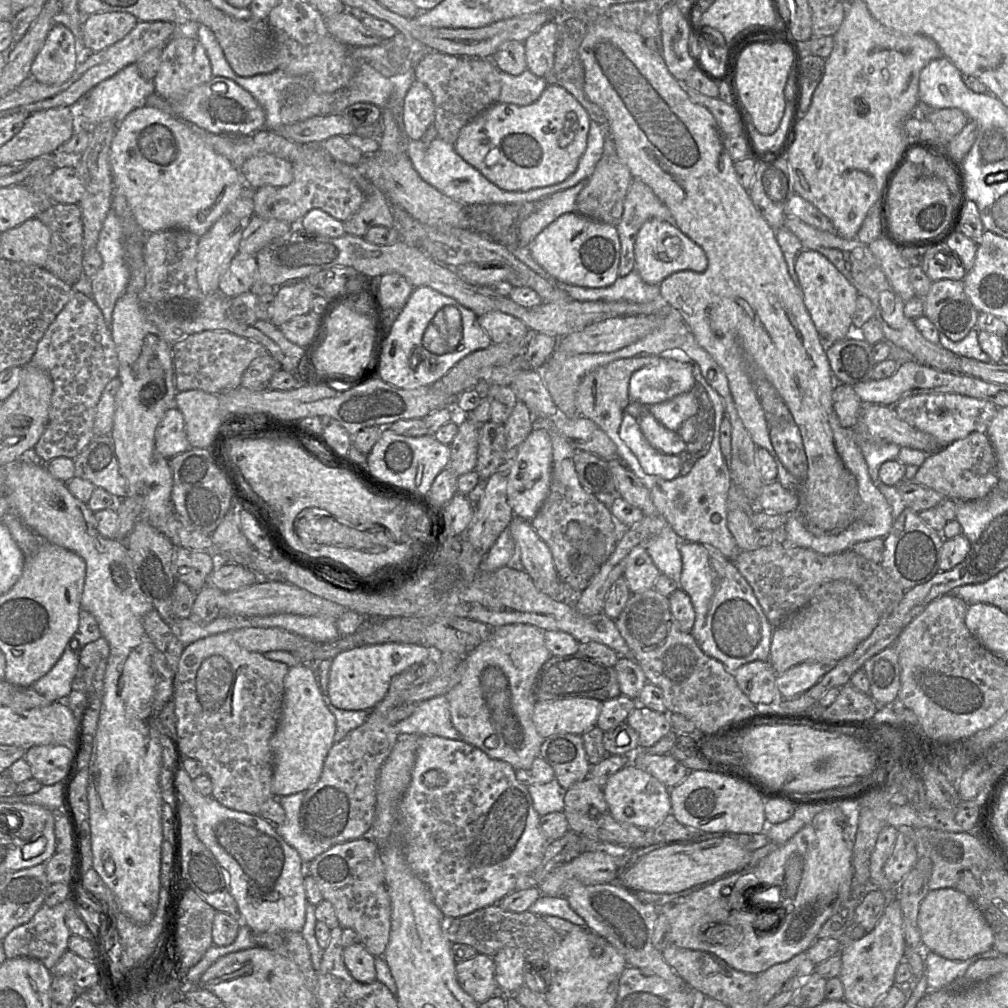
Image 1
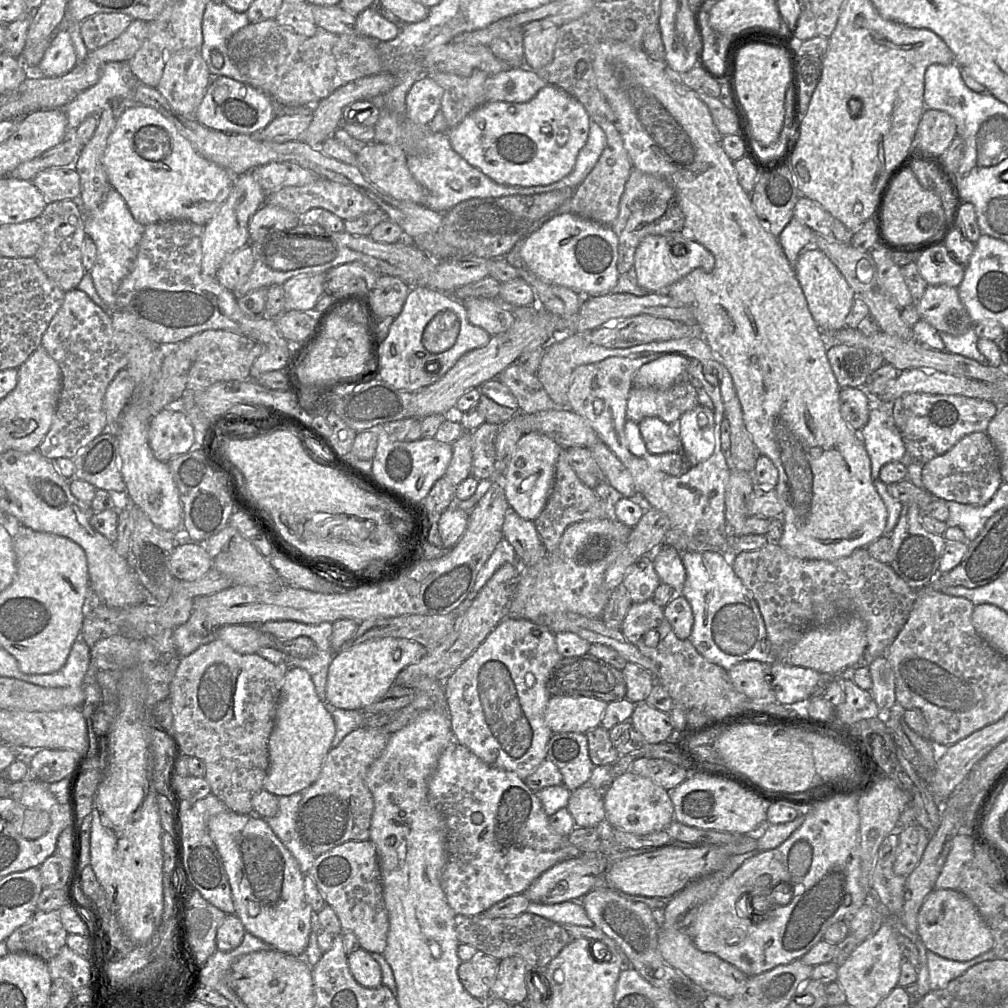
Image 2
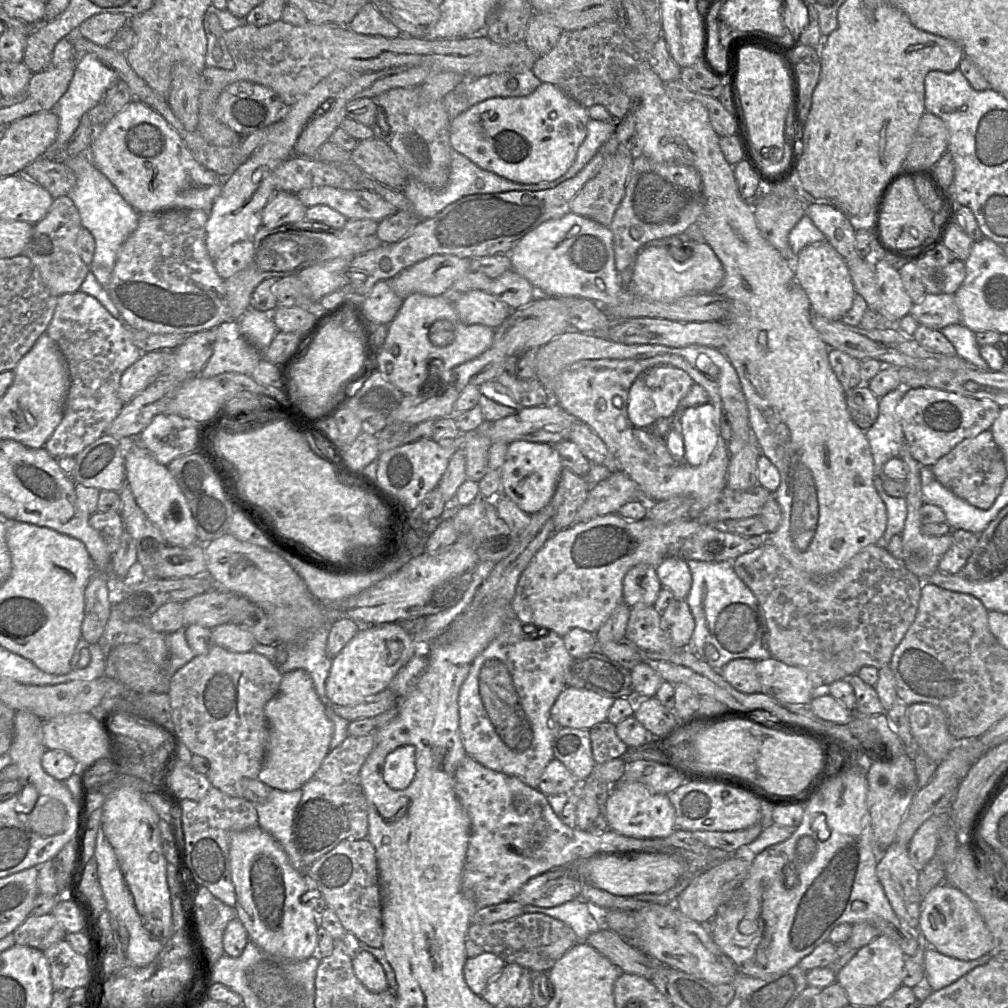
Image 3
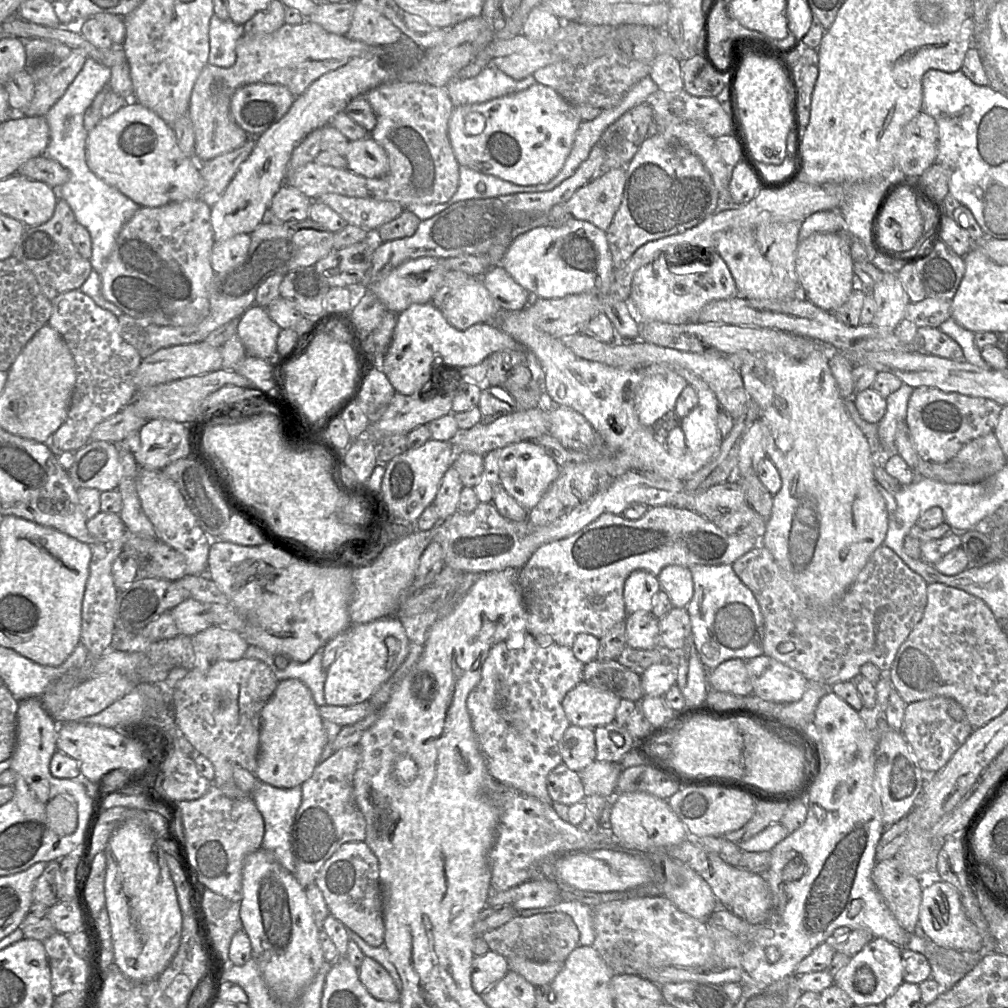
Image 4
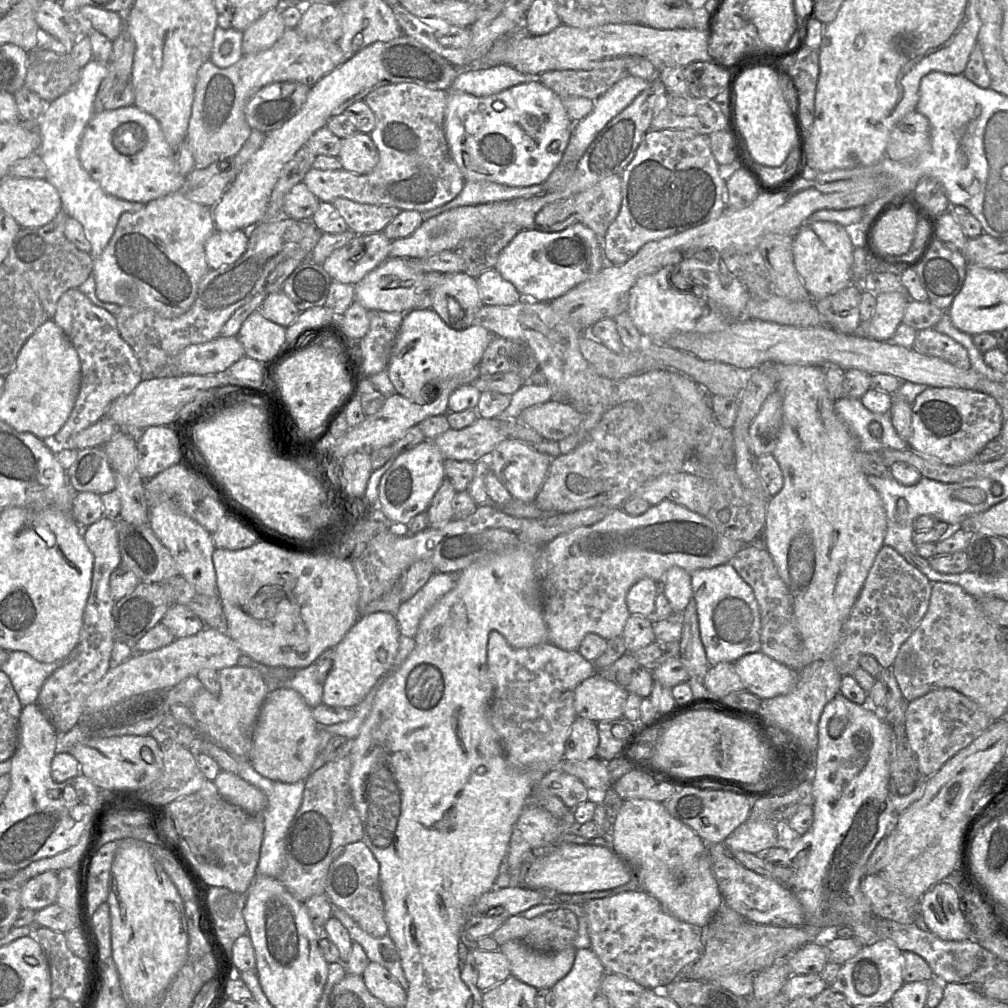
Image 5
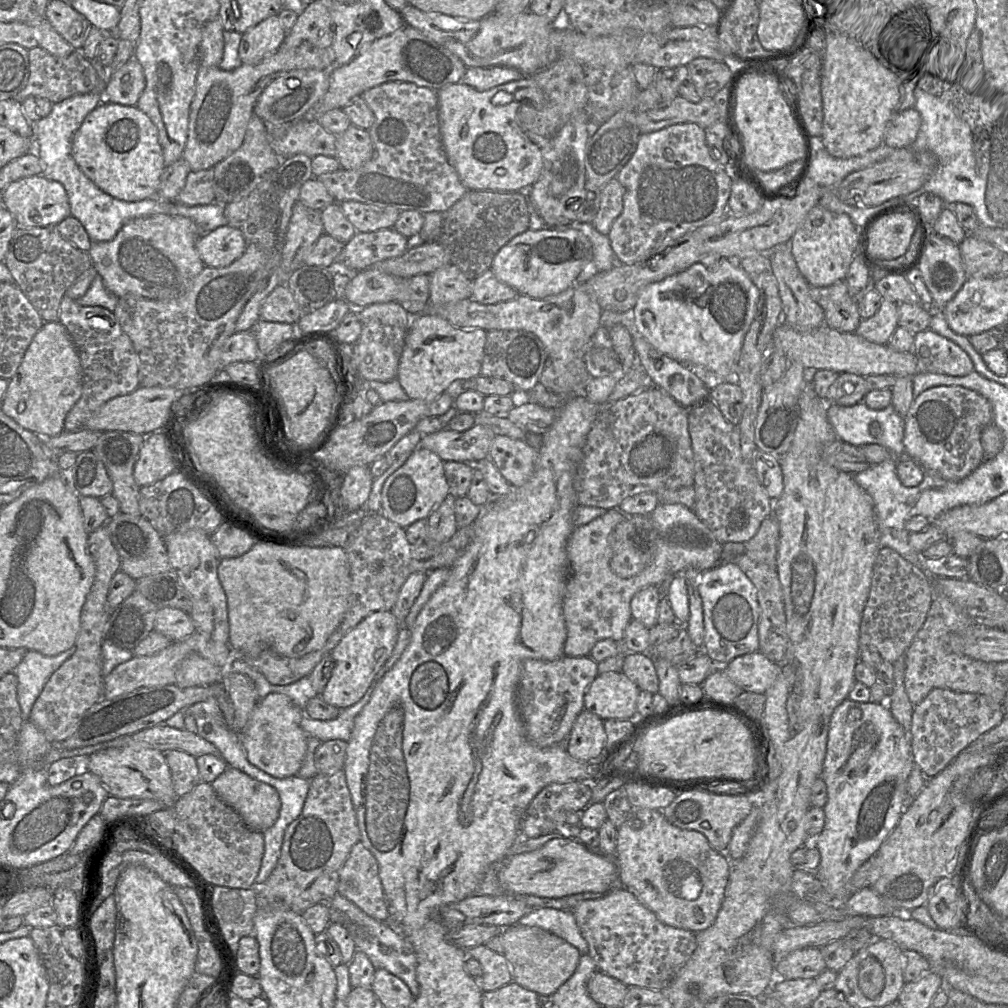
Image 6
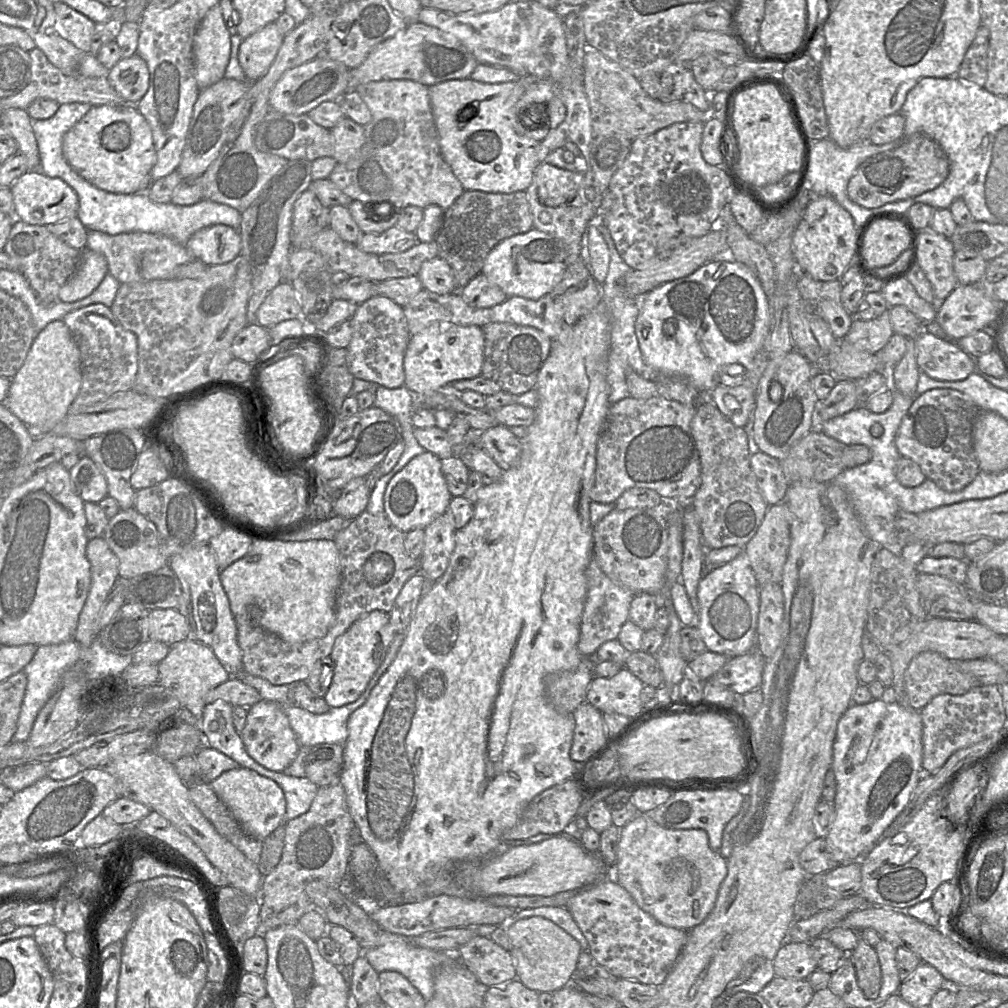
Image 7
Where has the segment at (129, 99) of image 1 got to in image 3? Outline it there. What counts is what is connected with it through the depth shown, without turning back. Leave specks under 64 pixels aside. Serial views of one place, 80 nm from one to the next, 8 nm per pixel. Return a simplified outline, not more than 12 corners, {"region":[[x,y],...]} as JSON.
{"region":[[93,54],[78,58],[51,149],[64,149],[81,117],[101,103],[117,72]]}

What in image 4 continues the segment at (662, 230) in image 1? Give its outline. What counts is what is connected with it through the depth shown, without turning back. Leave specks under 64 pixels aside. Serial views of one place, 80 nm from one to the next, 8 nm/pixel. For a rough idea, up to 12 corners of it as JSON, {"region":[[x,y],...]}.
{"region":[[715,249],[668,267],[661,254],[634,274],[640,322],[685,324],[738,295]]}

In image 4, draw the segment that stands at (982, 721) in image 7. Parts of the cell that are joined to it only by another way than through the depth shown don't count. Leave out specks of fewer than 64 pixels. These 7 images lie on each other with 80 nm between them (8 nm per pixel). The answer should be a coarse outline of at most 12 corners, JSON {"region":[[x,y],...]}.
{"region":[[936,696],[906,705],[902,734],[937,772],[973,732],[962,706]]}

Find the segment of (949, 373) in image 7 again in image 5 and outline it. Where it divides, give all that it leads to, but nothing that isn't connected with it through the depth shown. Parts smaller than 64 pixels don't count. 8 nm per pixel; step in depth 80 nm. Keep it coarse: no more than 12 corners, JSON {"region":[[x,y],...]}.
{"region":[[934,328],[918,330],[912,349],[971,368],[967,350]]}

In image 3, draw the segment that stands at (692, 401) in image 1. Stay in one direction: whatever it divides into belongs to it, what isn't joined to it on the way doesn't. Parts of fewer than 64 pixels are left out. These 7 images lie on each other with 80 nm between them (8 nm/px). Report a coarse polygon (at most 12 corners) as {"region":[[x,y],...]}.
{"region":[[674,367],[640,374],[627,414],[646,428],[673,417],[694,382]]}

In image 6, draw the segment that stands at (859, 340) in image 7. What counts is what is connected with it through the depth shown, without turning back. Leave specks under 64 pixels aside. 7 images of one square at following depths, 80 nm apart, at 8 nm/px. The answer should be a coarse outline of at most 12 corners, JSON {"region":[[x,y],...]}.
{"region":[[883,299],[855,333],[887,344],[898,327],[898,303]]}

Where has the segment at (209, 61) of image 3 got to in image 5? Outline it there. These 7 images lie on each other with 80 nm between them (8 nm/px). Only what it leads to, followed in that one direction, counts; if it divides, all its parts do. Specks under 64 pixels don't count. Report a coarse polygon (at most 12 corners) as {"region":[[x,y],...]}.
{"region":[[217,26],[210,60],[219,68],[237,63],[243,31]]}

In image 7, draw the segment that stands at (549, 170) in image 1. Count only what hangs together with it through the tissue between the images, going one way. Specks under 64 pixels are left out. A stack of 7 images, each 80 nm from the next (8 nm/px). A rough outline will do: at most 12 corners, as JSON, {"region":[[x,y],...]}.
{"region":[[518,81],[429,87],[465,190],[526,191],[540,142],[515,125]]}

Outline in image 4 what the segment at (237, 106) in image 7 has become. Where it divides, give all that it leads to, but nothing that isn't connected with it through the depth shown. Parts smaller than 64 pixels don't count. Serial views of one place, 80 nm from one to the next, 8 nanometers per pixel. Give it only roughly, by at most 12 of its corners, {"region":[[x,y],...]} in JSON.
{"region":[[307,20],[245,33],[208,63],[188,115],[197,163],[250,136],[230,101],[255,83],[298,97],[372,47]]}

